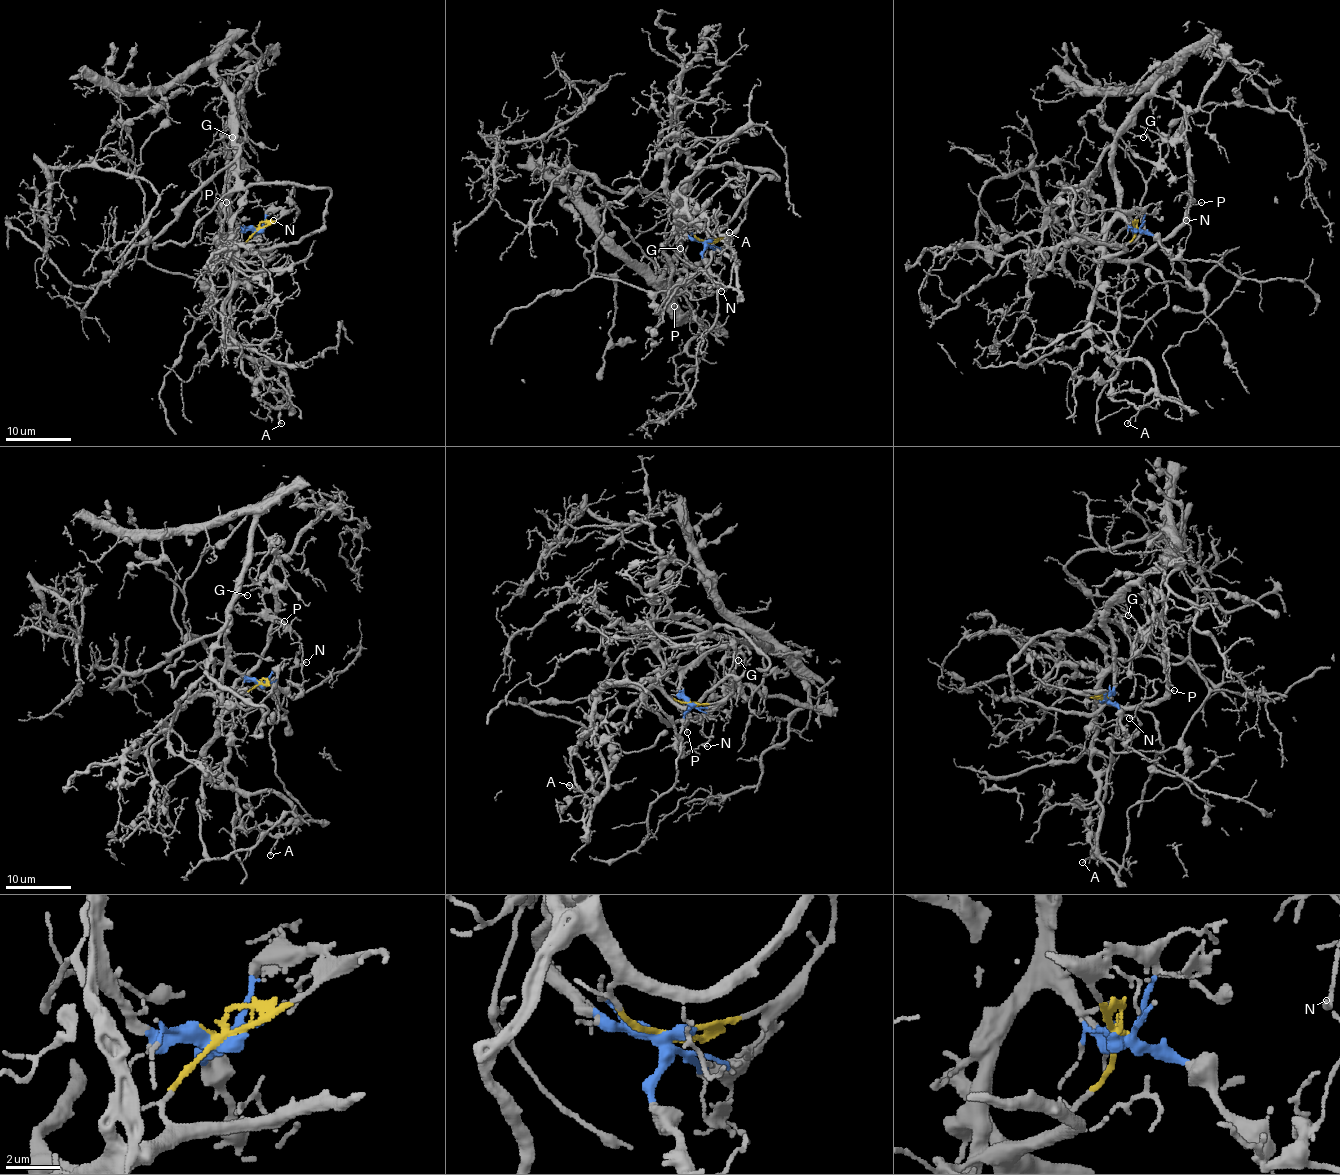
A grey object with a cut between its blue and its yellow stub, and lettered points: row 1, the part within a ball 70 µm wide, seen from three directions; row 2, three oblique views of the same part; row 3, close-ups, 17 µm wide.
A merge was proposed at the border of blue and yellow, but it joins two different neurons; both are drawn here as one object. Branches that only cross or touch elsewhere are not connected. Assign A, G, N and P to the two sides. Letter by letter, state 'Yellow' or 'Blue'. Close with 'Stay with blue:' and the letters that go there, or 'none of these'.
A: Yellow
G: Blue
N: Yellow
P: Yellow
Stay with blue: G

